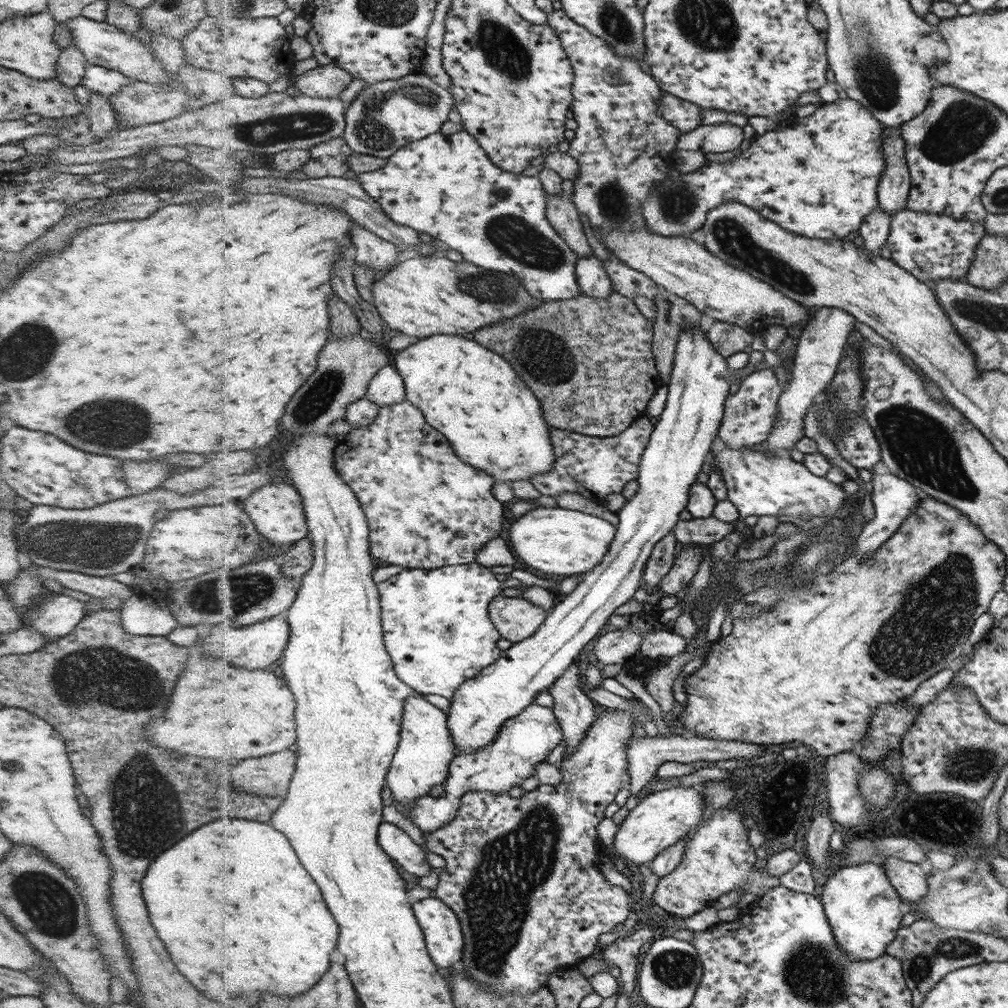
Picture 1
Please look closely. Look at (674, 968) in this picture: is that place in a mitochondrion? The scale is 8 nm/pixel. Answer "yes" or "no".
yes

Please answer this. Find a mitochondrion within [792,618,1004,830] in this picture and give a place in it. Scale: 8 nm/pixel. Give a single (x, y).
(969, 766)

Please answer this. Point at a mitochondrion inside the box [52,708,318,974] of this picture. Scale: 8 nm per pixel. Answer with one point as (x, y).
(145, 823)

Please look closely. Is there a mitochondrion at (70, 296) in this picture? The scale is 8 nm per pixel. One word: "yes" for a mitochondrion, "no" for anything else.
no

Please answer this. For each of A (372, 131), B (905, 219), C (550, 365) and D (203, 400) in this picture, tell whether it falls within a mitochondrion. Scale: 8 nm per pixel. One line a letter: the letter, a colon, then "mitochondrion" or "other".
A: mitochondrion
B: other
C: mitochondrion
D: other

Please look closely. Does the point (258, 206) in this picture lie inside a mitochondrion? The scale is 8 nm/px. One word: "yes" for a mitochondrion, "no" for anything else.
no

